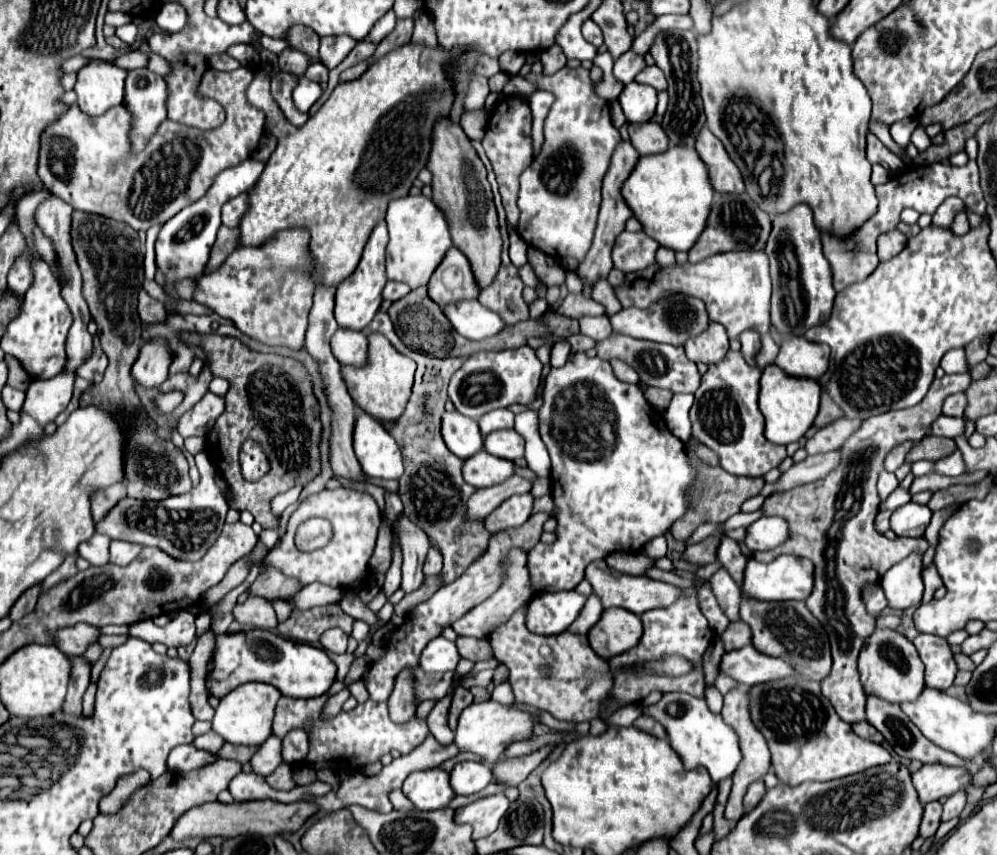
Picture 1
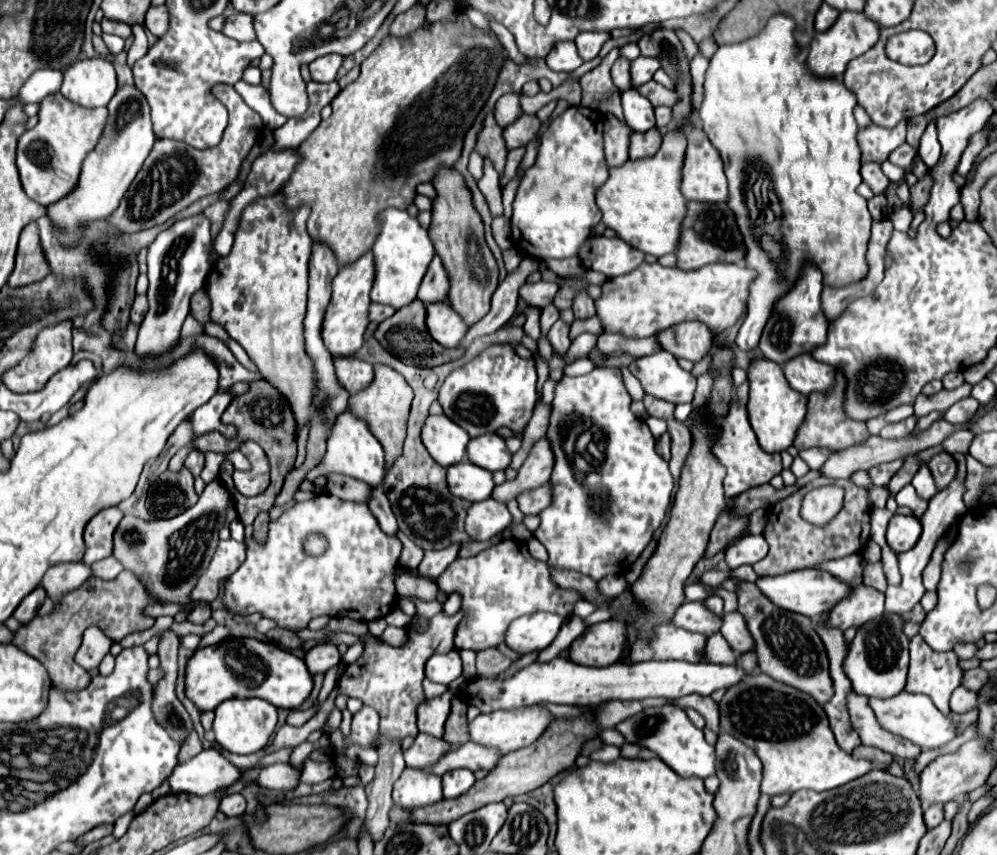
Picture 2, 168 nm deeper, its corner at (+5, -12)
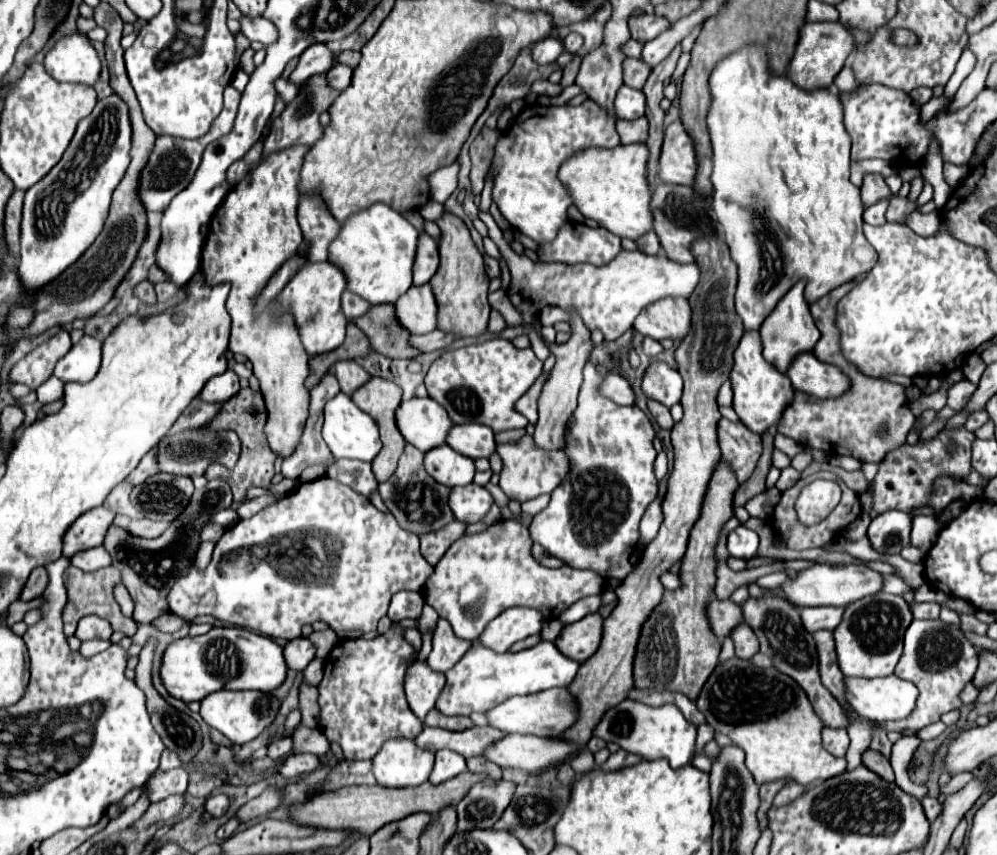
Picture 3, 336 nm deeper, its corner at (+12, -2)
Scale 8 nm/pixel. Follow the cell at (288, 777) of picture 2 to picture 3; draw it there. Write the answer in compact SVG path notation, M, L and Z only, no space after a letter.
M301 753L301 755L293 755L285 761L285 765L281 767L281 773L285 777L301 777L305 773L311 773L315 771L317 767L321 765L319 757L317 755L311 755L311 753Z

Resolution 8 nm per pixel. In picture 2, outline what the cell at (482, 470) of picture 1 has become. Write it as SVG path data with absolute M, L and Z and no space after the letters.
M462 461L448 467L448 487L454 497L476 503L488 499L496 483L490 471L480 469L470 461Z

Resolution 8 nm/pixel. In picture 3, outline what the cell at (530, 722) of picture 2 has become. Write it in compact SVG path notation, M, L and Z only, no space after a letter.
M567 687L547 689L537 695L517 695L487 711L489 723L495 729L505 733L521 733L521 735L539 735L539 737L557 737L563 729L571 727L577 721L577 699L569 693L569 711L567 711Z

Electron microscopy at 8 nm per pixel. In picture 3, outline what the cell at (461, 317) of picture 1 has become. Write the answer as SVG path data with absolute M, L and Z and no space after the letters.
M413 285L395 303L397 321L413 335L431 333L437 329L437 303L431 293L431 285Z

